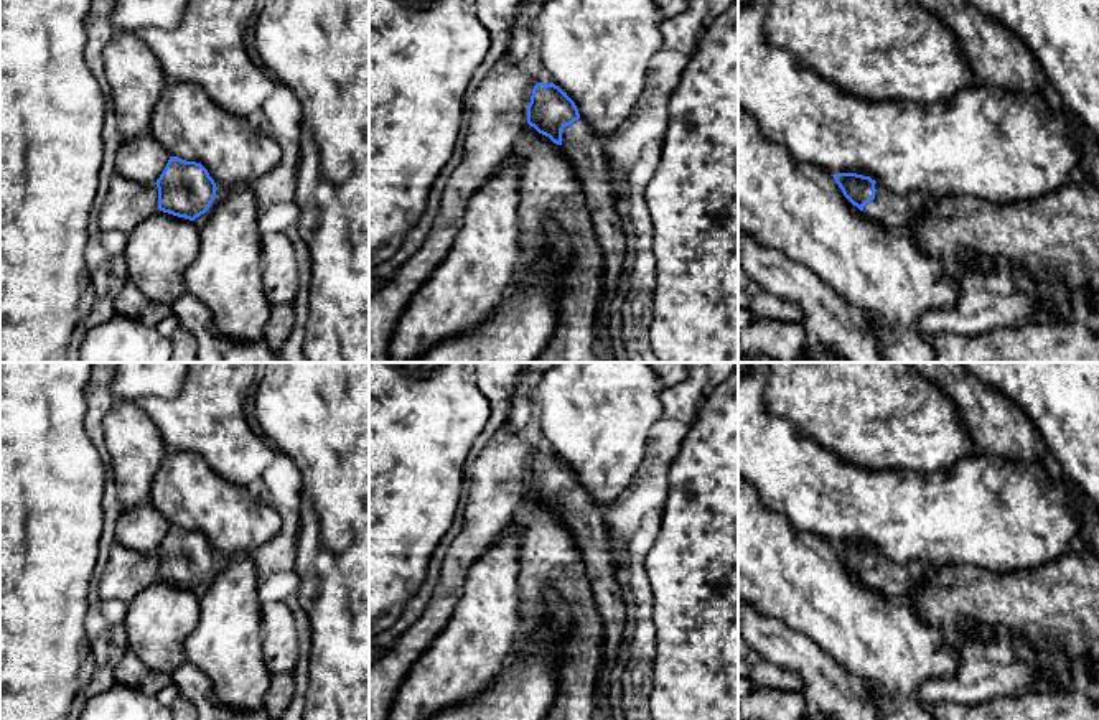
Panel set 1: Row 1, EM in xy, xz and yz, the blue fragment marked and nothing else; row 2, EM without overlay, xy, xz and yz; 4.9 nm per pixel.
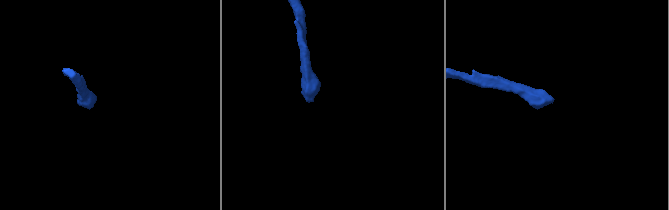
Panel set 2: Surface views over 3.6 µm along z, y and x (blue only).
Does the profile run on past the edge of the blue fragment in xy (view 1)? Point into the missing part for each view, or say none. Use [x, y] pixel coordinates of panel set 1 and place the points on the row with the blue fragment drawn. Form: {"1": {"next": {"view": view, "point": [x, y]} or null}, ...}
{"1": {"next": {"view": "xy", "point": [221, 191]}}}

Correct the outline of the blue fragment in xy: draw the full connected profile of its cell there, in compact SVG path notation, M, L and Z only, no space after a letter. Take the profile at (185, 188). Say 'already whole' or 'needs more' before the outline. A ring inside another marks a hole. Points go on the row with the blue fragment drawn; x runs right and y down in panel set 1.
needs more; M170 157L155 185L158 209L194 221L198 227L227 194L227 189L216 183L201 163L178 157Z

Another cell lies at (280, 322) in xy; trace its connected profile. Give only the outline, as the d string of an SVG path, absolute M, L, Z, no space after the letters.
M280 303L272 306L270 316L264 326L264 341L274 353L278 353L278 349L285 344L293 323L295 310L292 303Z

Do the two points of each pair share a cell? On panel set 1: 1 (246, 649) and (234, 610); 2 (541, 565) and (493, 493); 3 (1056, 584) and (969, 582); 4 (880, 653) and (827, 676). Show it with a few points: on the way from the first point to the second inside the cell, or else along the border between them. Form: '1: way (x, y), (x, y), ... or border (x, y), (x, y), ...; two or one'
1: way (236, 640), (234, 620); one
2: way (541, 546), (541, 534), (513, 506); one
3: way (1035, 587), (991, 587); one
4: border (816, 643), (864, 677), (872, 696); two

